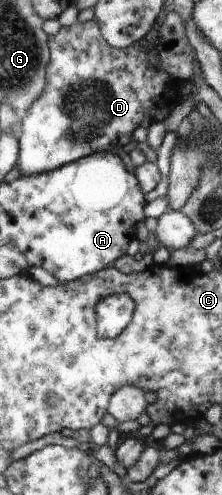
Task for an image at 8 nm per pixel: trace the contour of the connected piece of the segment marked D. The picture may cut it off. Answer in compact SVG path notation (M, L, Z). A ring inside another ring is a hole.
M78 19L68 27L61 27L58 34L50 35L48 37L48 46L50 50L50 62L48 62L48 68L46 68L46 86L42 90L42 96L34 102L32 108L28 108L26 112L26 118L21 119L22 126L20 126L17 132L17 140L19 144L18 162L16 166L18 169L26 175L39 174L40 172L50 172L50 170L56 170L60 166L70 164L76 160L83 159L84 157L96 154L99 152L109 152L119 155L122 148L132 141L132 132L140 126L144 121L146 114L149 110L158 110L158 108L164 108L168 110L170 102L174 102L178 96L180 96L180 88L176 84L176 80L172 80L162 68L160 68L160 62L156 66L149 65L149 53L156 46L156 42L160 40L160 27L156 27L156 31L151 29L147 32L146 36L137 43L134 43L130 48L118 49L110 46L102 34L100 34L99 26L96 21L91 20L87 22L78 22Z

